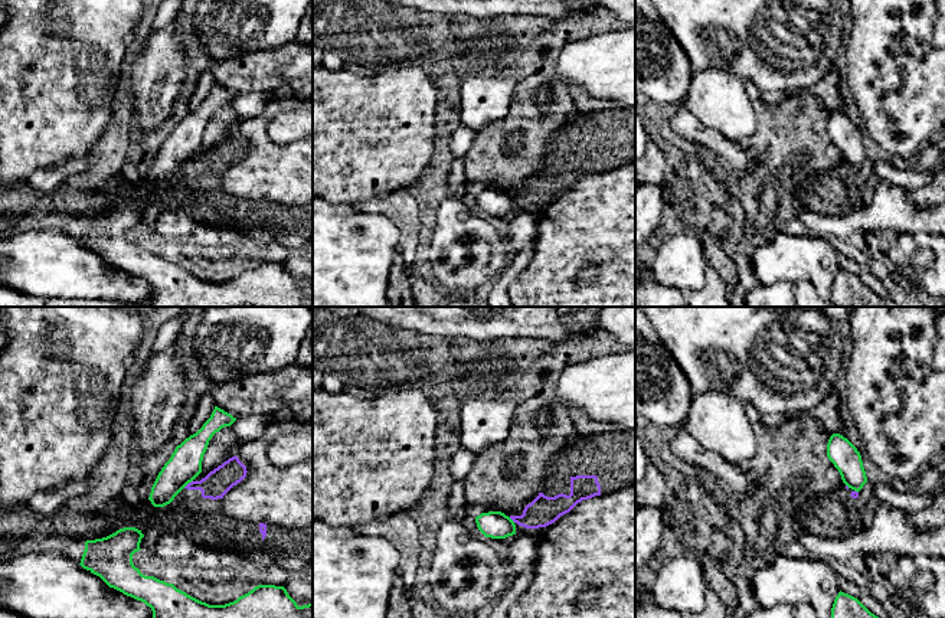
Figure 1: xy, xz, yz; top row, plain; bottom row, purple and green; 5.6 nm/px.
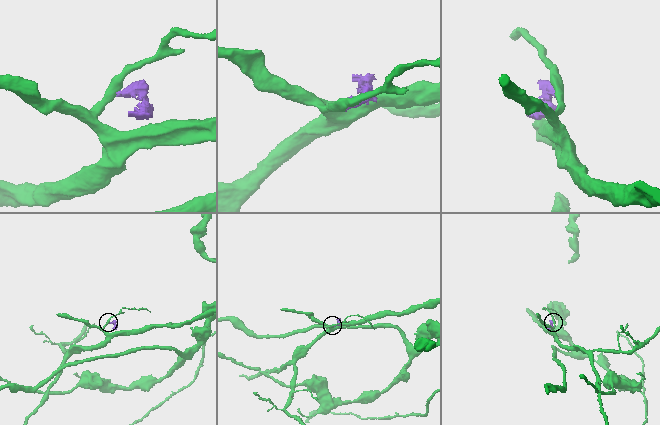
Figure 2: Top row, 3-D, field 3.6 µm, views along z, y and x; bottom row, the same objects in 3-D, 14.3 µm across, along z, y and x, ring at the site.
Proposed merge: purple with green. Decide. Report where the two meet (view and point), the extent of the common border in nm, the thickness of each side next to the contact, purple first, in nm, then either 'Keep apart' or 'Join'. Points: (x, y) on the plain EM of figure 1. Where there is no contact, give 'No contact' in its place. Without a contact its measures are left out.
Touches purple at xy (189, 160). Shared border 70 nm. Thickness 150 nm (purple) against 190 nm. Keep apart

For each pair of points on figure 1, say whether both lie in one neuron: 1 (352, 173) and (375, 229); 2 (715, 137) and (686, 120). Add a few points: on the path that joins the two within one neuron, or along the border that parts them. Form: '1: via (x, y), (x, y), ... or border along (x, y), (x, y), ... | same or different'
1: border along (327, 200), (352, 205) | different
2: via (708, 137), (693, 127) | same

